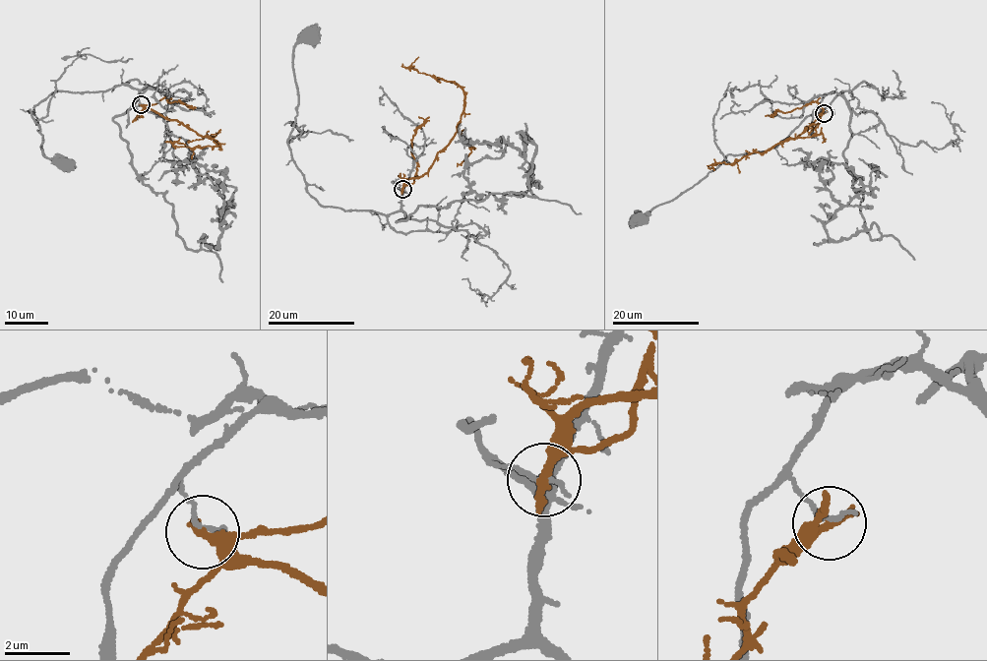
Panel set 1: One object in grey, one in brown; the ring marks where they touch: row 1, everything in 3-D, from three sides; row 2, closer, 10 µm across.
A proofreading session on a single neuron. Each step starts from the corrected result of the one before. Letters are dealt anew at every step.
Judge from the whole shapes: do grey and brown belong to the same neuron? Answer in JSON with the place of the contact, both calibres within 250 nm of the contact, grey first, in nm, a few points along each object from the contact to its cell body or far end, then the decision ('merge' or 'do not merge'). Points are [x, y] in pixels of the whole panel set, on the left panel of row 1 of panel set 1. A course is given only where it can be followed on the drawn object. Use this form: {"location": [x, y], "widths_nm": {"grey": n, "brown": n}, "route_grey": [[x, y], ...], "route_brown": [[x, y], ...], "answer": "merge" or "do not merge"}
{"location": [141, 104], "widths_nm": {"grey": 160, "brown": 360}, "route_grey": [[141, 103], [149, 88], [114, 120], [131, 165], [188, 249], [220, 248], [222, 188], [186, 162], [158, 180]], "route_brown": [[141, 105], [215, 140], [220, 148], [189, 148], [172, 143], [184, 147]], "answer": "do not merge"}

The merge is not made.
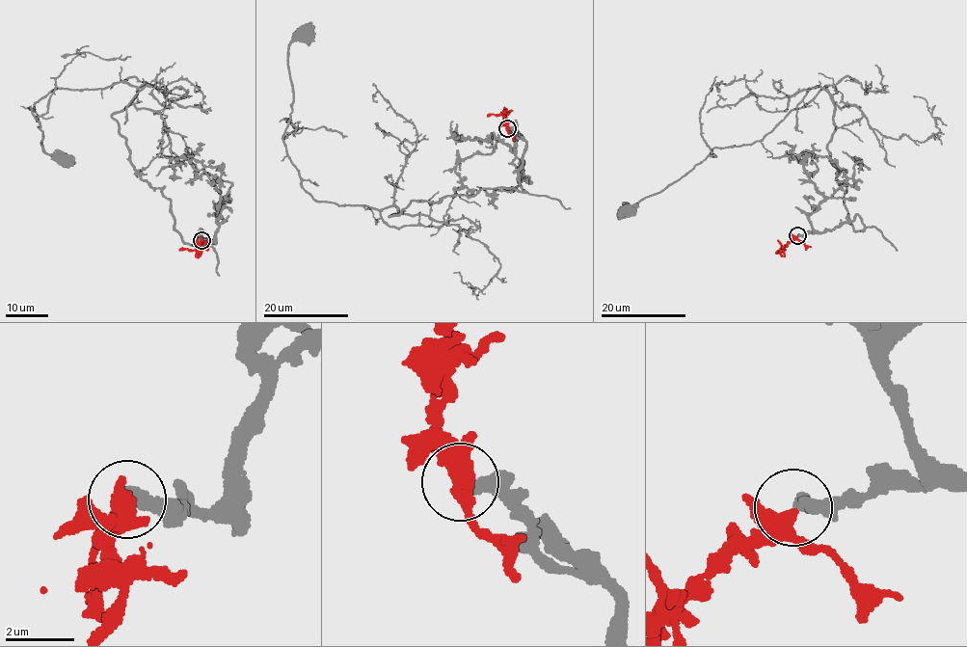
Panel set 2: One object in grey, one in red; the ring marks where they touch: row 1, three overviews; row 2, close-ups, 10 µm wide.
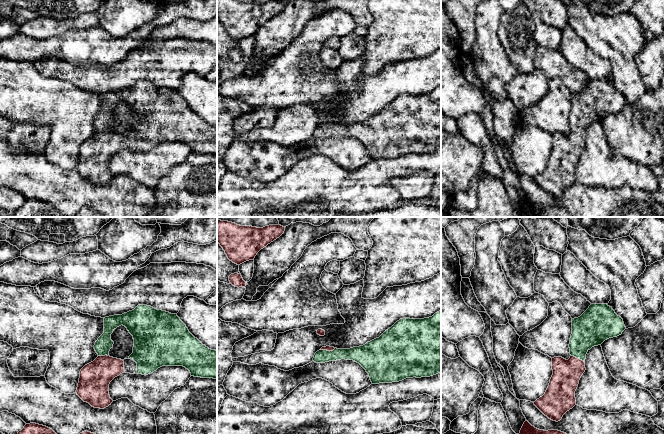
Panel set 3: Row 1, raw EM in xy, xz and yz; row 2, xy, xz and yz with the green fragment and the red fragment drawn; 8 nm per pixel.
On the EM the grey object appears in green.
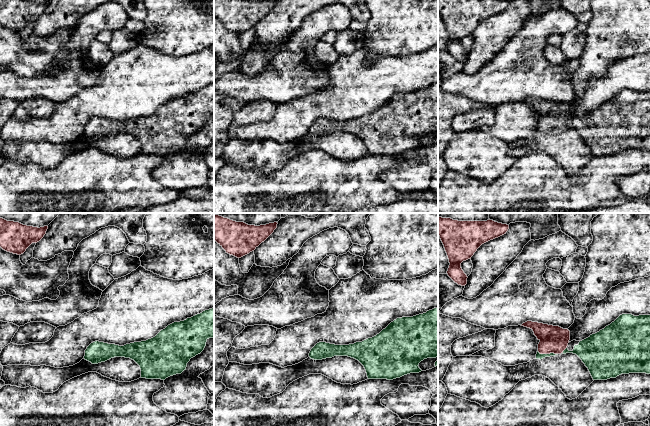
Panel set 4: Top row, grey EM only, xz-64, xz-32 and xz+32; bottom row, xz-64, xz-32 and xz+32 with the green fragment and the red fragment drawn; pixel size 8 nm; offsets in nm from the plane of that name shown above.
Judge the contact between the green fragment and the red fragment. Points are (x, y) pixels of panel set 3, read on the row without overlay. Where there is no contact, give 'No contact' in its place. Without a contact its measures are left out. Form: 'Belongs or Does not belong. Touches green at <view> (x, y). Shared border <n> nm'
Belongs. Touches green at yz (577, 133). Shared border 120 nm

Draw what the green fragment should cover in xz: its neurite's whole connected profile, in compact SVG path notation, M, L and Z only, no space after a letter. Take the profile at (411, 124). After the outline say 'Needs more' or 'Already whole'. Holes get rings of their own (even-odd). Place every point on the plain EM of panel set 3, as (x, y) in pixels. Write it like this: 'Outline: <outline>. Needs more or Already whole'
Outline: M441 87L424 95L400 95L379 114L363 122L350 125L322 123L315 129L313 137L325 139L341 135L359 139L369 150L372 160L436 151L441 148Z. Needs more

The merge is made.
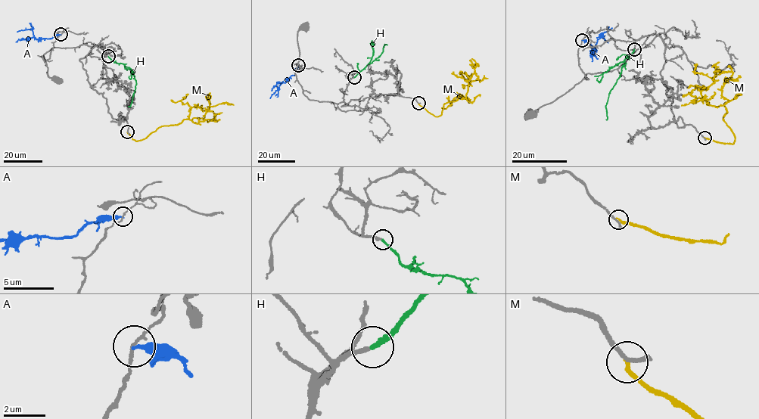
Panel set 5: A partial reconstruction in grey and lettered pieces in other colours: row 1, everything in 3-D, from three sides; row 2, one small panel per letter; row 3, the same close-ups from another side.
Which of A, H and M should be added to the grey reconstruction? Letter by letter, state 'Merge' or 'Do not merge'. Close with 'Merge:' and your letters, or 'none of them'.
A: Do not merge
H: Merge
M: Do not merge
Merge: H

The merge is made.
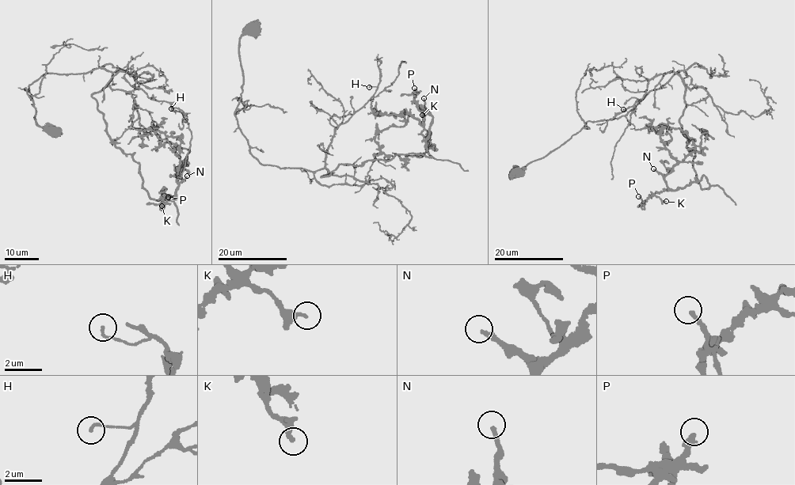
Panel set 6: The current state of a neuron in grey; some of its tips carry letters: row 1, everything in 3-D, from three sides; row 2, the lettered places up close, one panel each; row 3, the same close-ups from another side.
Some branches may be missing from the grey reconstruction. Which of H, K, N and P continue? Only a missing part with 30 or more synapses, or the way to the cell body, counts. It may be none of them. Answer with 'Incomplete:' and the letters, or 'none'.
Incomplete: N

